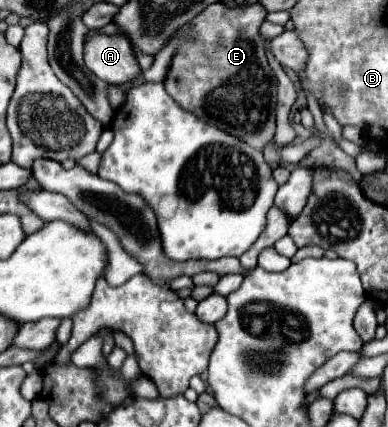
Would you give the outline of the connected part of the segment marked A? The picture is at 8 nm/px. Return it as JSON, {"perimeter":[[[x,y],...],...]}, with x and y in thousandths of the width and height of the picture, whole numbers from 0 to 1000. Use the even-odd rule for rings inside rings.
{"perimeter":[[[250,80],[224,94],[219,150],[276,197],[338,197],[369,173],[332,94],[317,84]]]}

